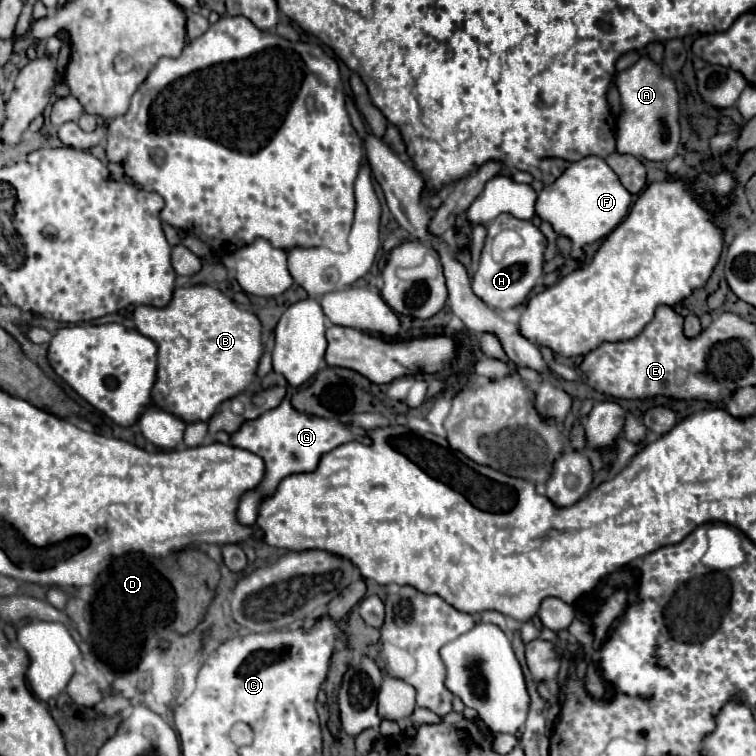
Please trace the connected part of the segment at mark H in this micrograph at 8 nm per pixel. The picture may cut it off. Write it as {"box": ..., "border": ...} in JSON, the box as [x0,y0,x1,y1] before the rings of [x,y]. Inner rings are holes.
{"box":[471,213,547,311],"border":[[[509,213],[499,215],[495,221],[491,221],[491,225],[487,225],[487,239],[485,239],[485,247],[481,251],[479,269],[473,275],[473,283],[471,283],[473,293],[493,309],[503,311],[503,309],[521,305],[525,301],[525,297],[529,295],[529,291],[537,285],[539,277],[543,275],[545,249],[547,249],[547,237],[541,233],[541,229],[537,225],[533,225],[533,221],[519,221],[519,219],[511,217]],[[503,229],[519,229],[519,235],[523,237],[523,247],[507,251],[503,261],[493,261],[491,259],[491,241]]]}

